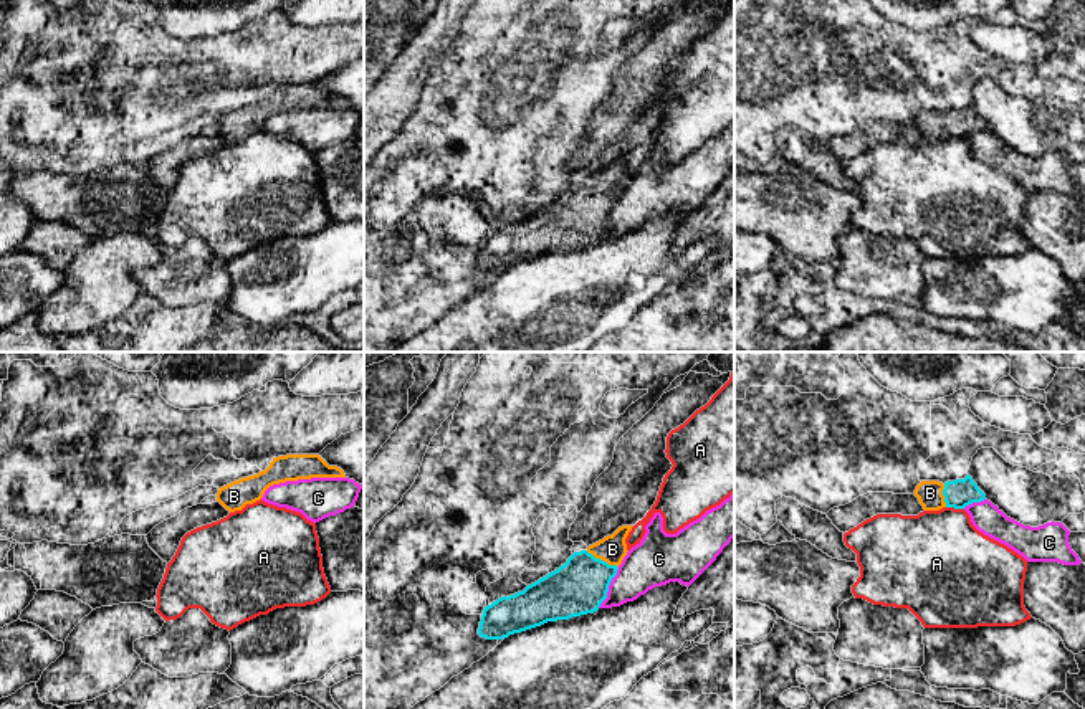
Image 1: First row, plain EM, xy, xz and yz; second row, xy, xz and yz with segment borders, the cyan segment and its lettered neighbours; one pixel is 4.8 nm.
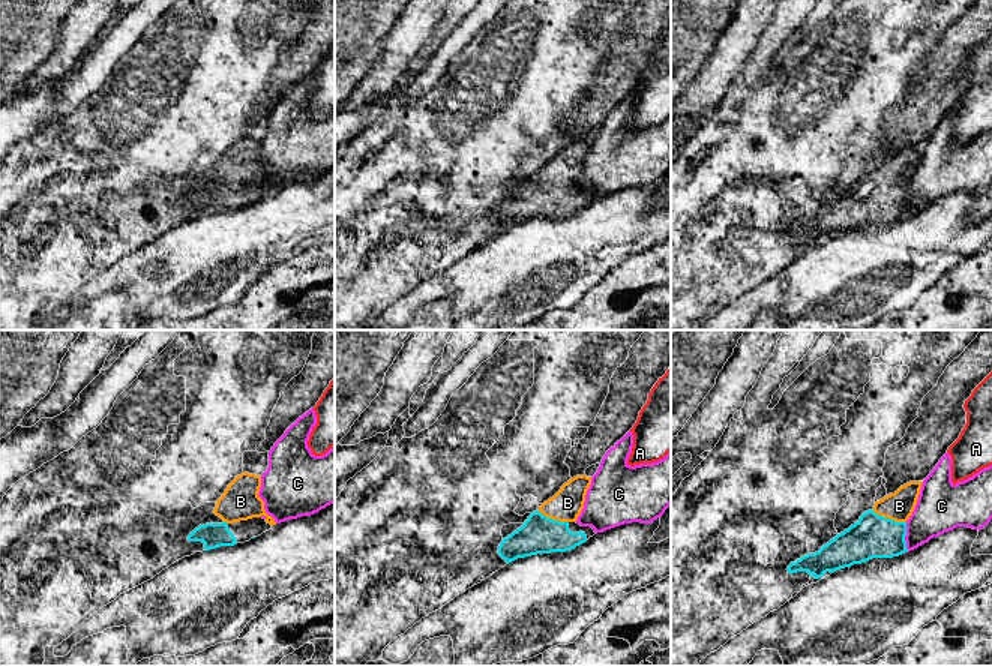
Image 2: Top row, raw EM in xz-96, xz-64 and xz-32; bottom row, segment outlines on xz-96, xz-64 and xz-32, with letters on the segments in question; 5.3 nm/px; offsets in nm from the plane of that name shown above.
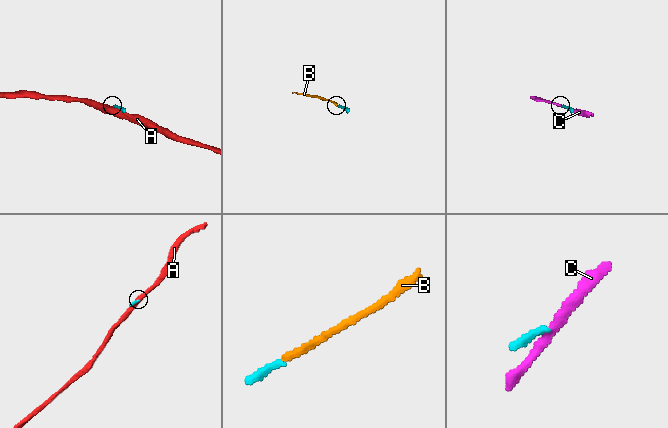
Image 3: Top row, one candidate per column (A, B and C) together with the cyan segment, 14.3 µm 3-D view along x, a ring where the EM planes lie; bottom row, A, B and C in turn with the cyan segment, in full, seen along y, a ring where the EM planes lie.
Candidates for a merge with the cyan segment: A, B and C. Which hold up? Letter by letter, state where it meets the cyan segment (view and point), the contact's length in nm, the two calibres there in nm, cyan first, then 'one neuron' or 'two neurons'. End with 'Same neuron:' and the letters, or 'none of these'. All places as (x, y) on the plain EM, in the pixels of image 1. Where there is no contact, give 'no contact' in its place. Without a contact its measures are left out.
A: meets cyan in yz at (955, 137); contact 90 nm long; 140 nm thick on the cyan side, 440 nm on the other; two neurons
B: meets cyan in xz at (602, 190); contact 180 nm long; 260 nm thick on the cyan side, 140 nm on the other; one neuron
C: meets cyan in xz at (607, 217); contact 220 nm long; 260 nm thick on the cyan side, 240 nm on the other; two neurons
Same neuron: B

